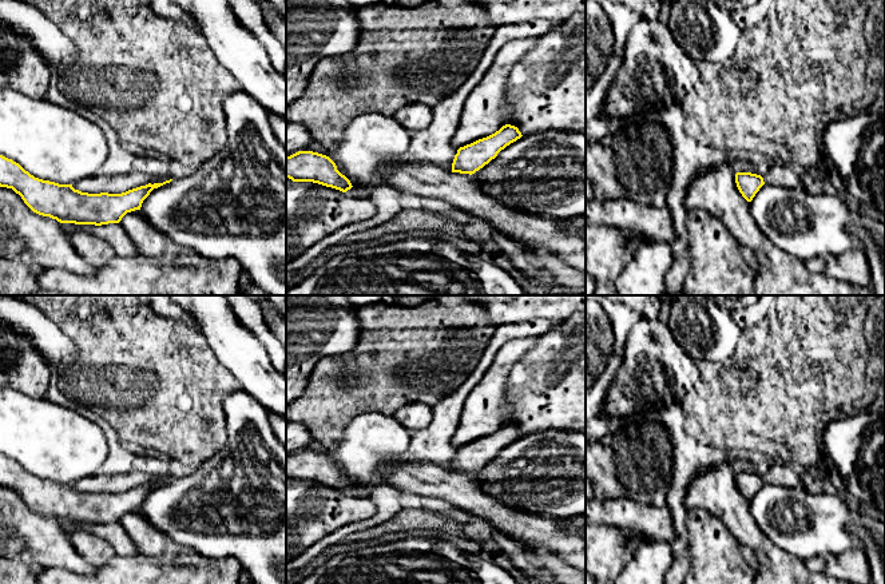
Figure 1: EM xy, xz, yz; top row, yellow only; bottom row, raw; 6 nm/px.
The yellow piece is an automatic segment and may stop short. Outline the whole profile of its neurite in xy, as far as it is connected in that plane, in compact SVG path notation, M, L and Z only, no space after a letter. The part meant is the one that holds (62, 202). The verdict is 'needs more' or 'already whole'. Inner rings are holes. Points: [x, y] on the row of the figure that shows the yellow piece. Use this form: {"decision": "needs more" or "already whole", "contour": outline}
{"decision": "already whole", "contour": "M0 155L0 187L12 188L33 212L60 223L119 223L127 212L140 210L154 188L171 180L148 183L122 194L88 194L75 190L72 184L35 178L19 163Z"}

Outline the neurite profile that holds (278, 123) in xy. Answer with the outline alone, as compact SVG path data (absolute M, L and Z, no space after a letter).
M269 112L269 119L270 119L271 128L273 128L275 138L286 148L286 118L273 114L273 112Z

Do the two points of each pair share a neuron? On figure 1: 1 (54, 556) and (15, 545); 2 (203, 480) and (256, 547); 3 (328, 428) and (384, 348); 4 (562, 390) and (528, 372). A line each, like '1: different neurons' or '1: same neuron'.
1: same neuron
2: same neuron
3: same neuron
4: same neuron

